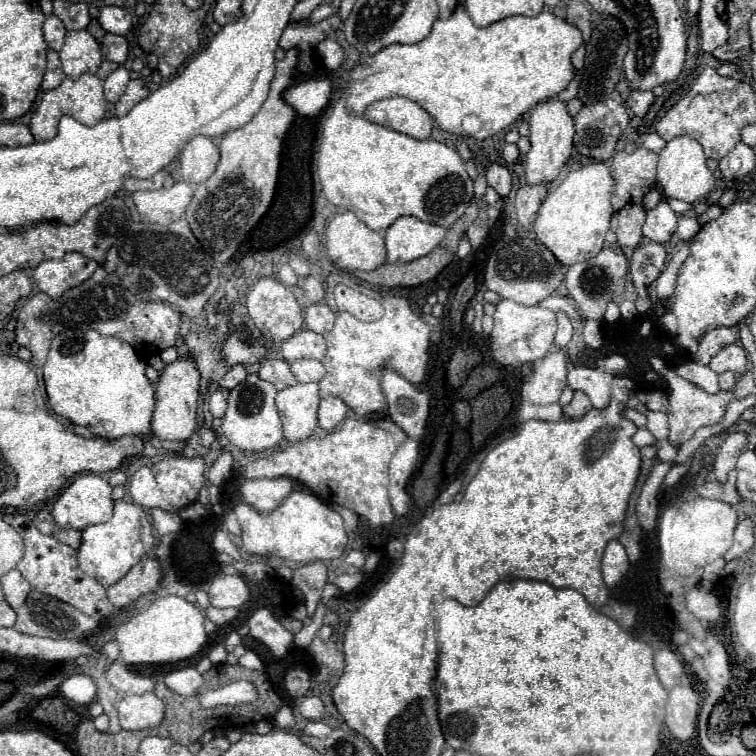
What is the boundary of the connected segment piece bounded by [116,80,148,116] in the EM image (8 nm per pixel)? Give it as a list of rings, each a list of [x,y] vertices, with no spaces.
[[[130,80],[126,92],[120,96],[120,100],[116,102],[116,114],[124,116],[136,102],[144,100],[148,96],[148,88],[142,80]]]

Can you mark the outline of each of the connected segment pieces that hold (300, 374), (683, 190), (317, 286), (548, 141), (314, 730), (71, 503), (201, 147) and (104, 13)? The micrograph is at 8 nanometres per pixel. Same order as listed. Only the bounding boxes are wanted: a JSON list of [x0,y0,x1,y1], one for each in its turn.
[[290,360,326,382],[658,136,714,202],[302,276,324,302],[524,98,574,184],[306,720,330,738],[52,474,112,530],[178,136,223,184],[98,6,132,34]]

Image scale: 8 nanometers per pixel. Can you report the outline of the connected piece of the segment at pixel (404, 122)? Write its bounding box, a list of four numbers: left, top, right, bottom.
[366,96,434,140]

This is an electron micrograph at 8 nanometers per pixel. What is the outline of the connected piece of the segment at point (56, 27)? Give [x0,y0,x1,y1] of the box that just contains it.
[42,14,66,52]

